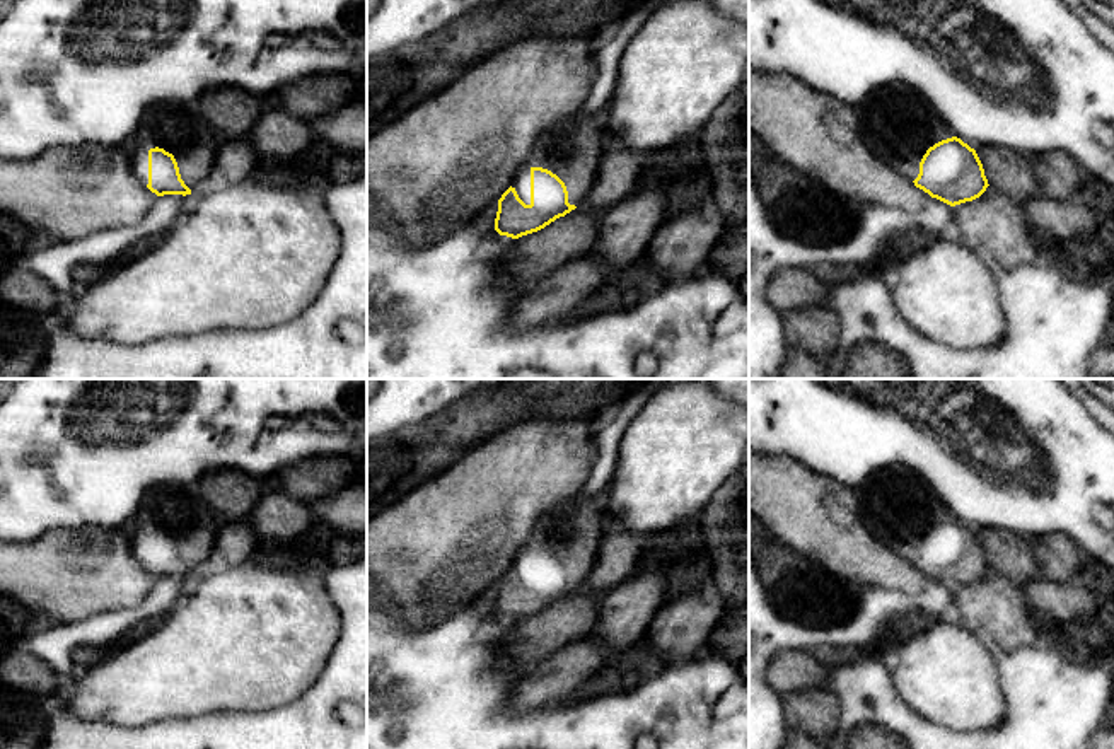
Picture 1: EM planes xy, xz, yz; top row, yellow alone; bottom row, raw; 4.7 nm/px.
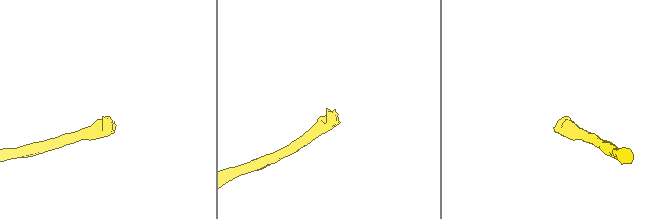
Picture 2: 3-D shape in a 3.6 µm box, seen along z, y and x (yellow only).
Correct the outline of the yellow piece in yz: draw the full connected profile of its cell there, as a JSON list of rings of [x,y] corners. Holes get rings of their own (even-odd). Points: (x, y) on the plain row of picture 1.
[[[911,469],[877,471],[855,488],[855,495],[860,517],[870,534],[931,580],[955,589],[979,580],[989,568],[976,532],[957,520],[925,479]]]

